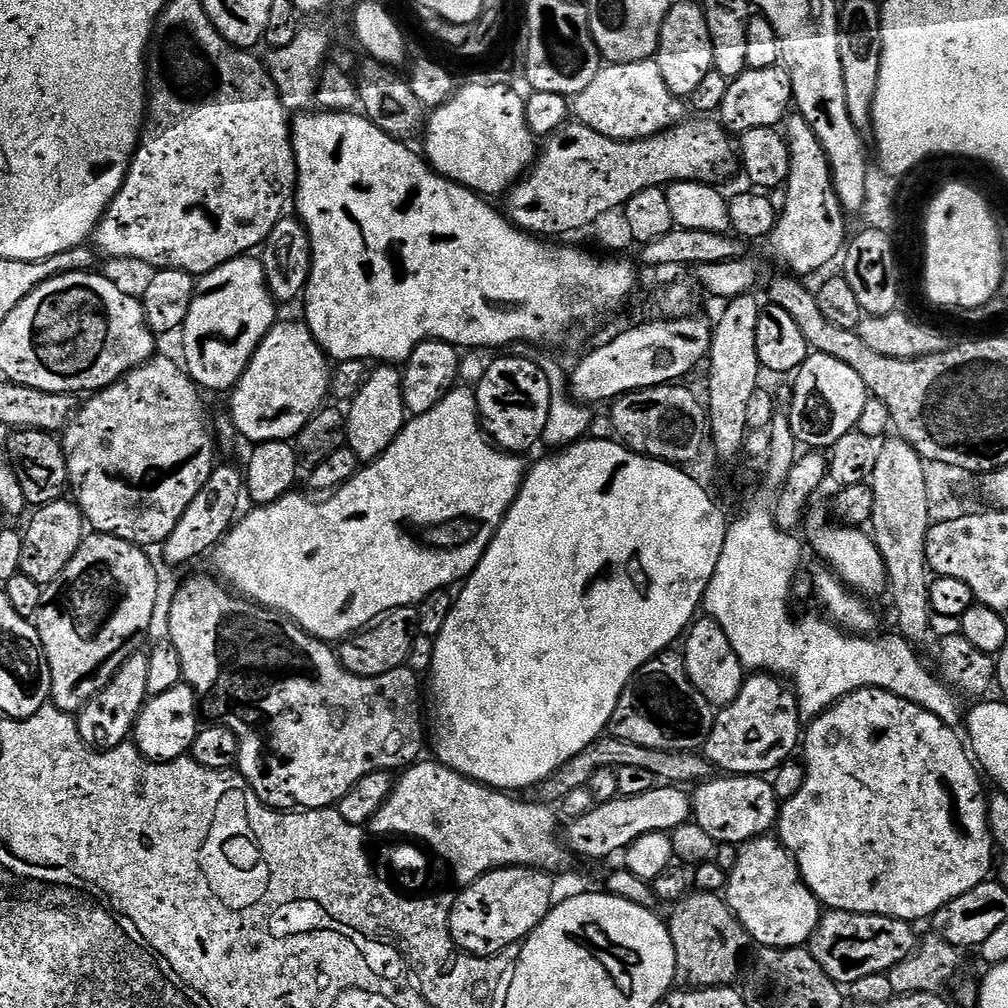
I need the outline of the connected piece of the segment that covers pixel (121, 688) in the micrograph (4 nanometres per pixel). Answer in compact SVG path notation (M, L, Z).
M147 651L132 652L123 666L116 671L114 678L101 690L76 716L76 725L81 738L89 748L107 750L125 743L133 735L138 714L144 709L145 700L149 699L148 681L150 662Z

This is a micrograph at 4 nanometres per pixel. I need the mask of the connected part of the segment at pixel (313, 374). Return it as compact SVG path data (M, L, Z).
M284 320L272 325L272 329L262 338L258 350L252 355L252 361L242 374L242 378L232 389L232 412L230 419L241 437L256 444L265 444L271 440L291 441L310 422L315 412L320 411L330 396L330 360L307 323L296 320Z

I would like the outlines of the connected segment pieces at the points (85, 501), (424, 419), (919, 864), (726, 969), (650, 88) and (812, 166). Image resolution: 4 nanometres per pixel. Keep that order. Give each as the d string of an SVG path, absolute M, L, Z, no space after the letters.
M153 355L118 382L89 395L62 433L70 492L87 527L93 533L117 536L141 546L163 545L182 514L186 514L190 502L206 486L214 467L213 433L196 421L201 389L177 361L176 365L170 357L160 355Z
M453 387L452 391L445 394L428 412L423 412L421 416L412 416L405 423L398 438L394 438L391 446L377 460L365 463L361 467L364 469L357 476L356 473L349 475L348 479L335 489L336 493L329 500L315 504L310 497L299 496L299 491L293 490L272 504L253 507L251 509L253 512L249 516L241 515L238 522L229 528L228 535L214 549L217 572L215 575L227 581L239 595L251 600L253 604L261 604L263 608L273 608L275 612L284 613L311 636L317 636L325 642L339 642L390 610L419 605L420 601L430 594L443 588L451 589L452 584L459 585L467 581L480 564L484 551L496 537L496 531L500 529L500 524L510 506L516 501L516 495L524 484L526 464L520 461L523 459L519 455L503 451L486 439L476 411L475 395L469 389L467 392L460 387Z
M863 688L852 692L841 698L834 707L815 717L809 724L812 725L809 728L807 725L802 736L802 760L806 765L804 785L797 796L783 801L778 821L778 839L794 857L796 865L800 868L800 876L825 909L889 916L909 922L927 921L939 908L954 902L954 898L974 890L974 886L989 879L991 872L988 871L991 868L993 871L994 868L994 841L992 827L988 825L989 797L984 796L985 781L965 741L960 741L956 737L957 729L953 725L944 724L924 708L906 702L881 688Z
M693 890L671 905L670 912L672 917L667 917L666 923L674 946L677 981L689 989L731 985L732 979L741 975L740 955L750 944L750 937L729 908L727 899L712 892Z
M655 59L629 64L608 64L601 67L599 74L571 101L570 108L575 119L590 130L602 134L611 140L644 140L647 136L657 136L669 128L681 123L686 113L679 99L662 82L662 70L658 70Z
M799 114L789 115L782 125L782 132L788 142L790 170L788 182L782 188L784 208L782 204L776 217L776 225L769 233L768 242L772 256L778 263L787 266L785 269L793 275L806 278L804 276L830 265L841 257L848 240L845 220L847 217L837 198L836 187L832 181L832 167L826 158L826 150L822 150L818 134L810 130L810 122L806 122L806 118L802 118Z

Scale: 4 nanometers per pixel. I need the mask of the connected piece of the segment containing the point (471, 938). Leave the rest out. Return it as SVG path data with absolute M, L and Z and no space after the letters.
M494 868L467 885L448 913L448 929L457 948L470 956L498 956L519 945L552 911L552 879L538 868Z

